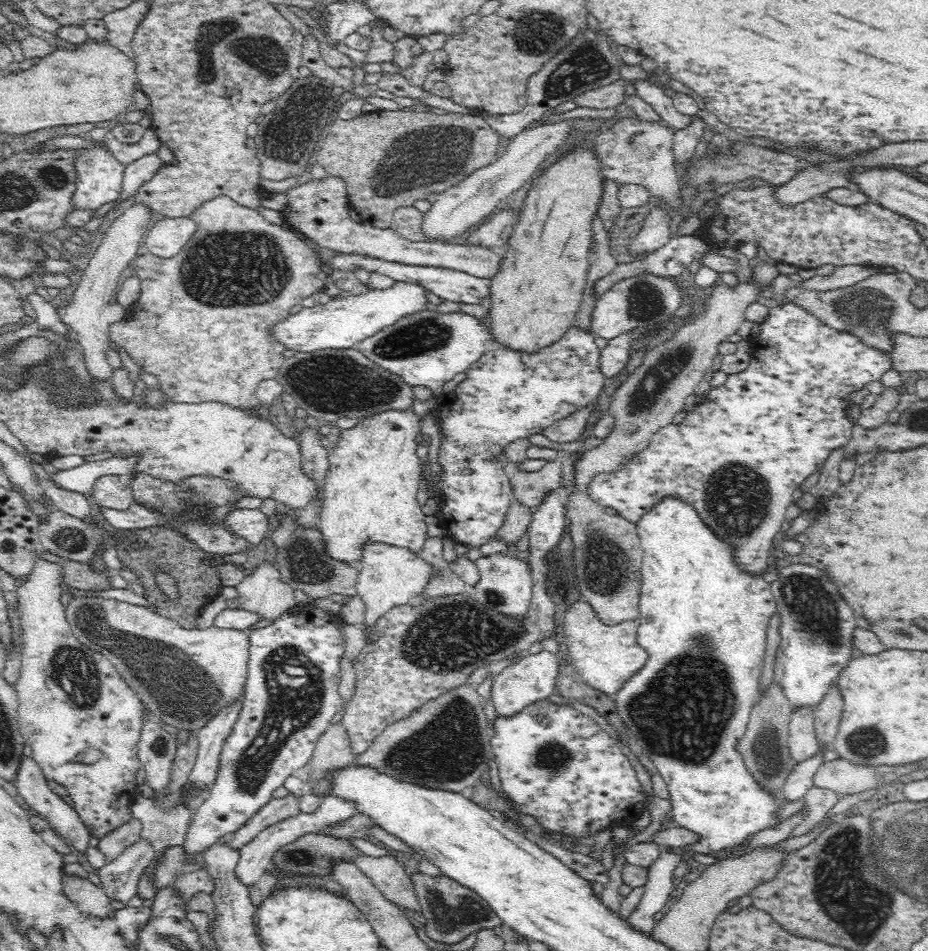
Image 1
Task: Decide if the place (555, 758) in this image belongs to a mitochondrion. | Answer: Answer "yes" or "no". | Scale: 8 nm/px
yes

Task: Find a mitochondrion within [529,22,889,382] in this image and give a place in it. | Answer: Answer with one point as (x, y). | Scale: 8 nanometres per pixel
(587, 64)

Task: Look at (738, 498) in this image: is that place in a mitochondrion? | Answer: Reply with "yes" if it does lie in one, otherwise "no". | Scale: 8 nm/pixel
yes

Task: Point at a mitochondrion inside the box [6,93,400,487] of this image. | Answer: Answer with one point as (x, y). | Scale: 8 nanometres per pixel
(224, 270)

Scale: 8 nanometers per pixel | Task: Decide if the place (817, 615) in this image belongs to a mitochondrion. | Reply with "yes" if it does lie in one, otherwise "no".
yes

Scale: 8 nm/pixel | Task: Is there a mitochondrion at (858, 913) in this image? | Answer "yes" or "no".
yes

